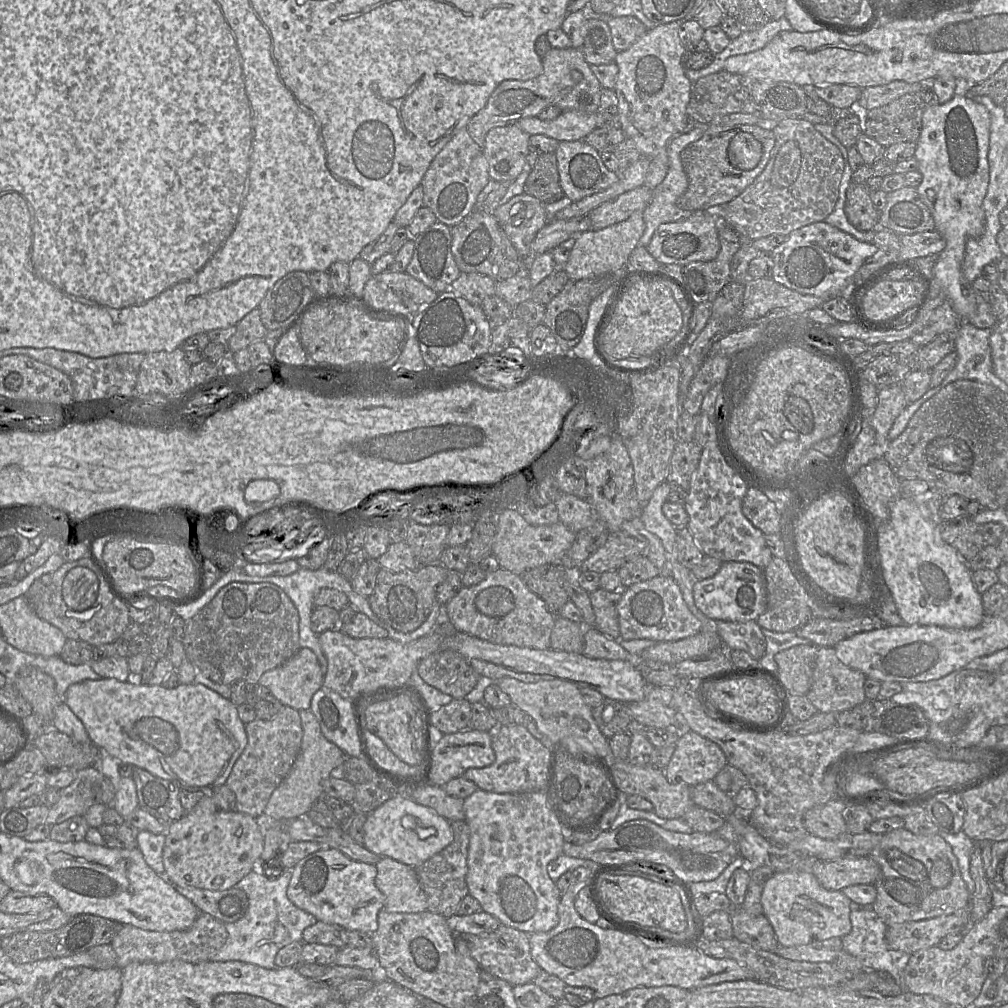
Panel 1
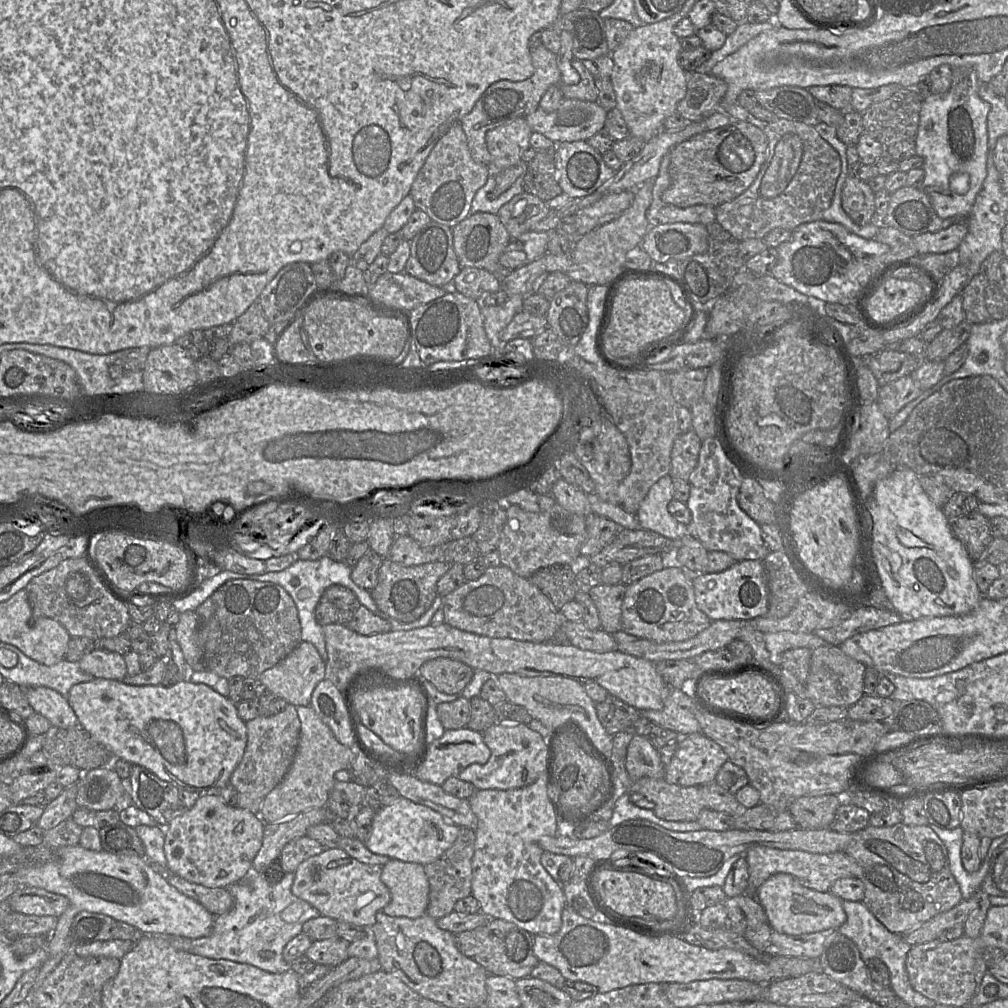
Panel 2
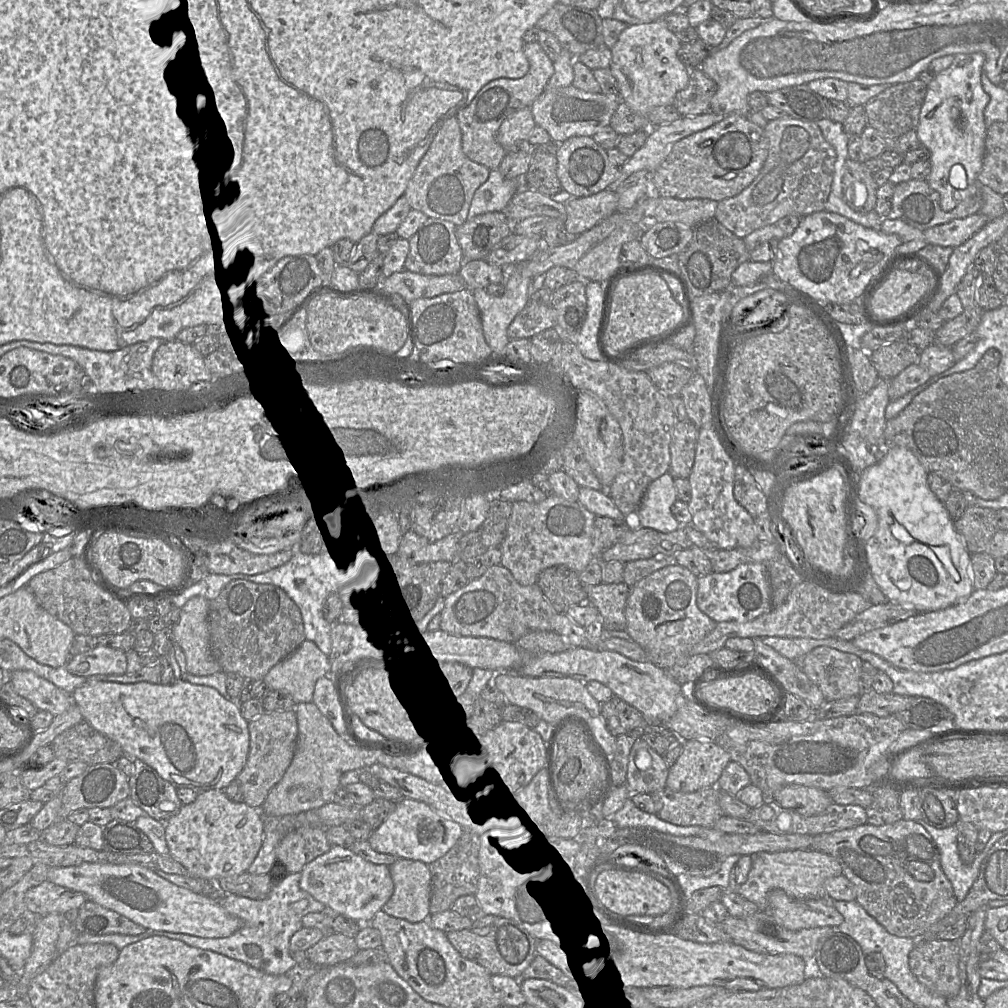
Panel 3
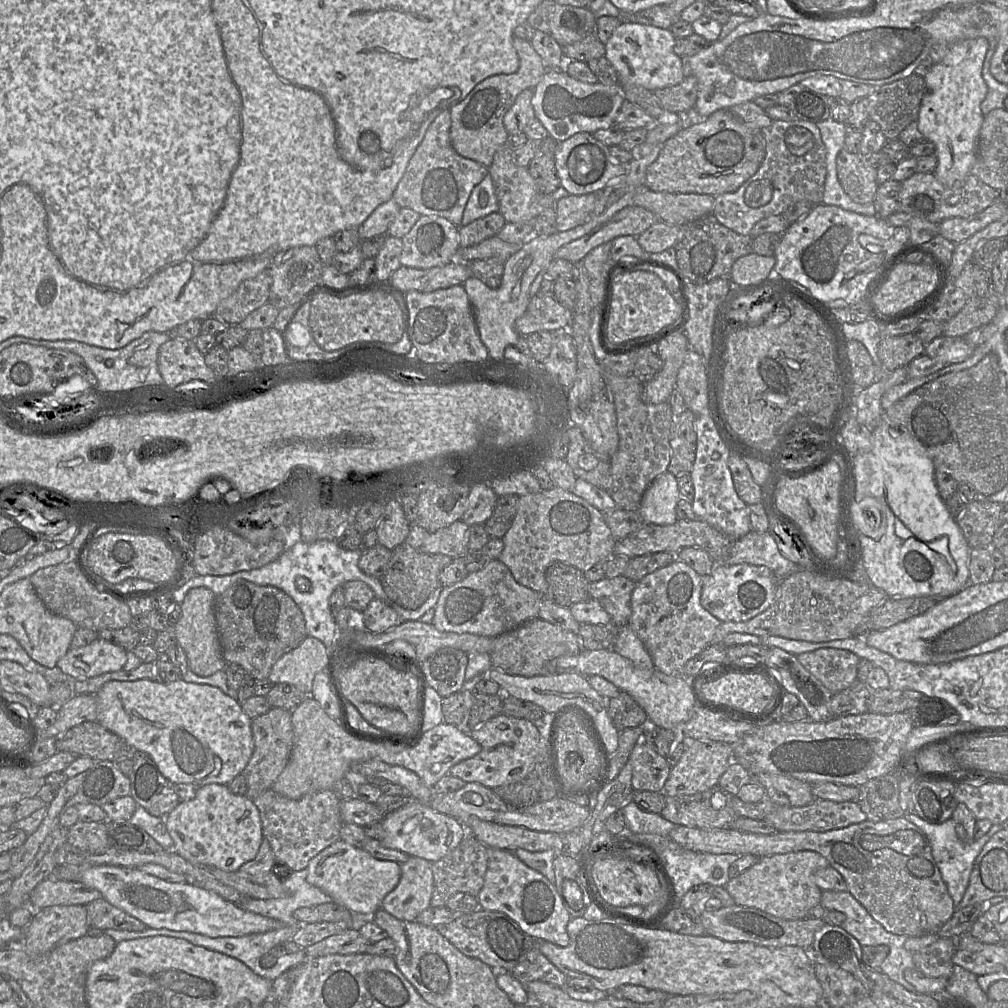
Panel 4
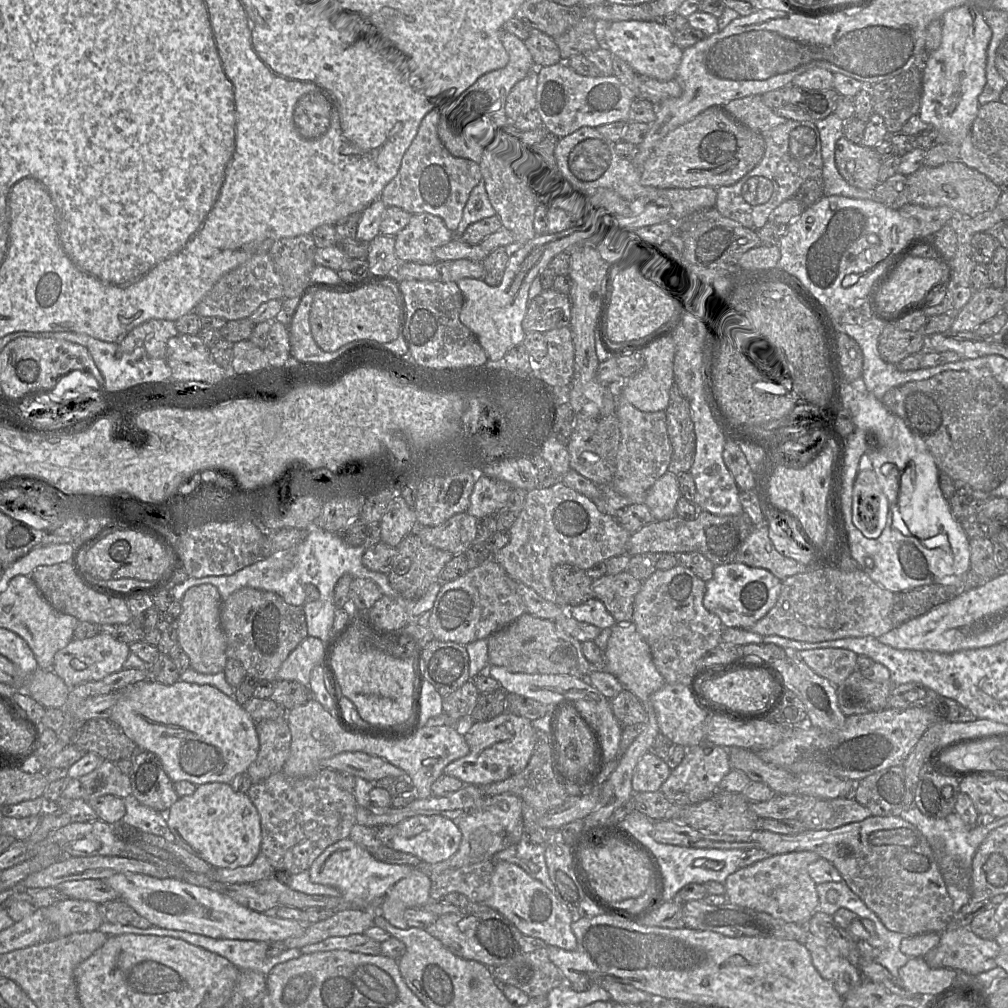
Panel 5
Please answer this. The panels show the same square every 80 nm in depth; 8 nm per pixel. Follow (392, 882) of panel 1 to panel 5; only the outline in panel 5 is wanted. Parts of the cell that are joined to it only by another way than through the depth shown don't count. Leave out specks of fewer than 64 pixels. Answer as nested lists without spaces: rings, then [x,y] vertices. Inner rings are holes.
[[[417,867],[397,882],[380,900],[379,913],[394,927],[405,929],[409,926],[404,913],[409,908],[422,908],[430,901],[430,878]]]

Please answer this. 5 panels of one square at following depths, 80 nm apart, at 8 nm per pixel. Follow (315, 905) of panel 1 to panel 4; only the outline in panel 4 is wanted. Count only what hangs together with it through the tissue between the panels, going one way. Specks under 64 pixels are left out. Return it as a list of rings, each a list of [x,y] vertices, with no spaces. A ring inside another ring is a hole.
[[[339,839],[313,857],[307,867],[307,882],[326,893],[332,902],[356,916],[369,918],[381,908],[385,896],[399,883],[401,864],[378,860],[362,848]]]

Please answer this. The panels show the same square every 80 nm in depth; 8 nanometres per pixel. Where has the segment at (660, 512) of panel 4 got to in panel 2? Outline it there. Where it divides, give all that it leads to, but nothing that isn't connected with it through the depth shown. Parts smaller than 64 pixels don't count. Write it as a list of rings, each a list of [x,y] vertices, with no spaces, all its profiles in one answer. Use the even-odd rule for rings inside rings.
[[[668,474],[651,486],[635,515],[641,528],[678,543],[687,533],[687,526],[681,525],[669,513],[668,504],[672,499],[673,480]]]

